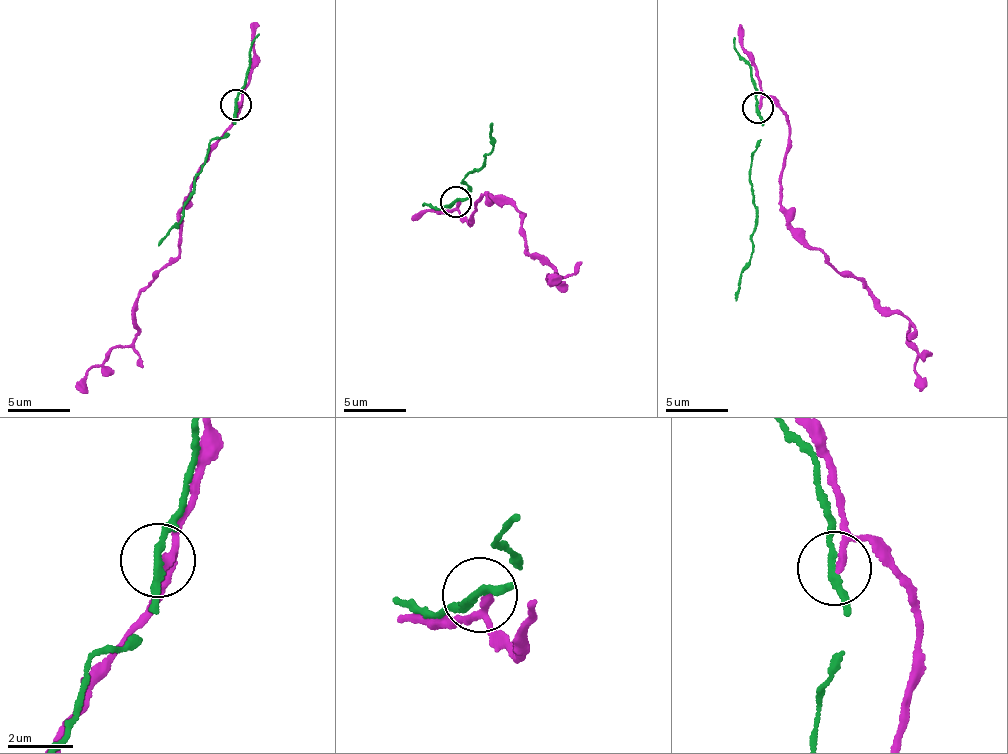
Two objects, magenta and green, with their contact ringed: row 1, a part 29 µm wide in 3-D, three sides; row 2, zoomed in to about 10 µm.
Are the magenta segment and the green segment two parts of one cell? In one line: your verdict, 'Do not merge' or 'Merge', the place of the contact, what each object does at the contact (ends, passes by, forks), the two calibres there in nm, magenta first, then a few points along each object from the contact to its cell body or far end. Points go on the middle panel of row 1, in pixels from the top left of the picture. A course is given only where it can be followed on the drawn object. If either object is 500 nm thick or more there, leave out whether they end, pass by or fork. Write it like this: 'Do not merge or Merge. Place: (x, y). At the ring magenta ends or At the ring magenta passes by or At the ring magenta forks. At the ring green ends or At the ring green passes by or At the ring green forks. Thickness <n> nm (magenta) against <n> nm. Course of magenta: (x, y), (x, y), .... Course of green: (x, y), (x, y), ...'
Do not merge. Place: (456, 201). At the ring magenta passes by. At the ring green passes by. Thickness 160 nm (magenta) against 190 nm. Course of magenta: (457, 203), (469, 224), (477, 201), (489, 192), (523, 214), (525, 252), (559, 275), (548, 281), (557, 276). Course of green: (455, 202), (469, 196), (471, 189), (462, 181), (471, 171), (485, 165), (485, 156), (494, 149), (493, 123)

